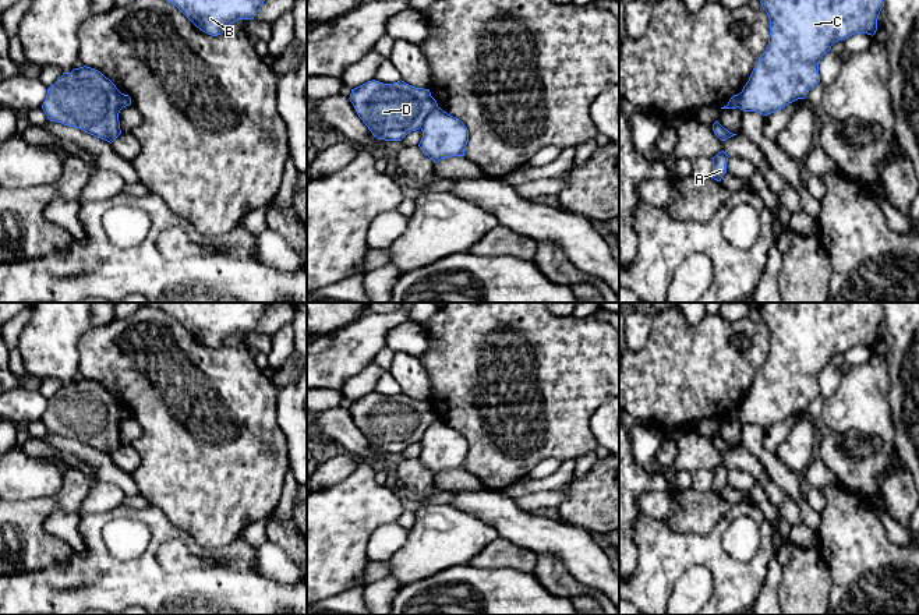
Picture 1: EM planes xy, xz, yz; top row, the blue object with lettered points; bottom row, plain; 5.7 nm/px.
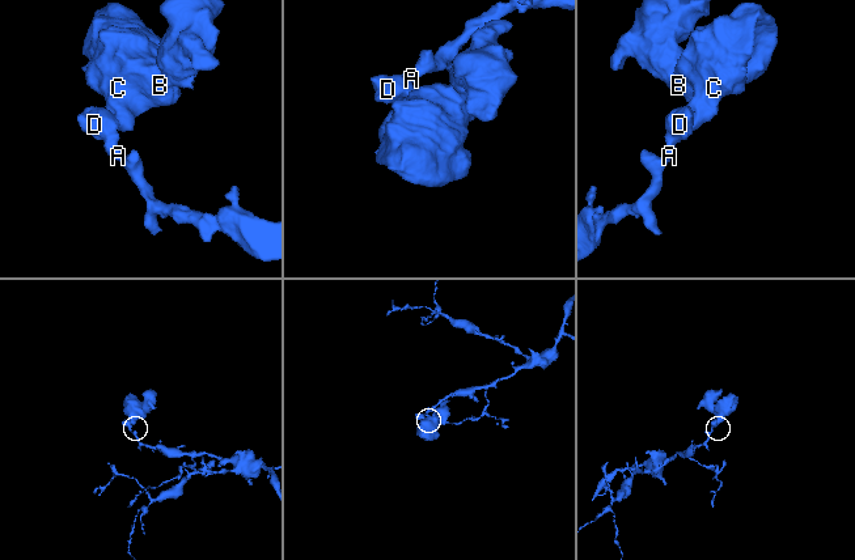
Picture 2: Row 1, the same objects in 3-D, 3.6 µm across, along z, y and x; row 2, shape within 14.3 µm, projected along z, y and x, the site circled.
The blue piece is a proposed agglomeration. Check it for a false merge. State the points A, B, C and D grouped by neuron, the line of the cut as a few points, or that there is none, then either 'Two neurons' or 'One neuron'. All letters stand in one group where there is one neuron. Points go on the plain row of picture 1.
Groups: A D / B C. Split along xz (437, 419), (420, 439). Two neurons

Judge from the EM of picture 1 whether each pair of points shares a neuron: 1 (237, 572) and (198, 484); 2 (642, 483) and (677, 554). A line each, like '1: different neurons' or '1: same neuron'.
1: different neurons
2: different neurons

